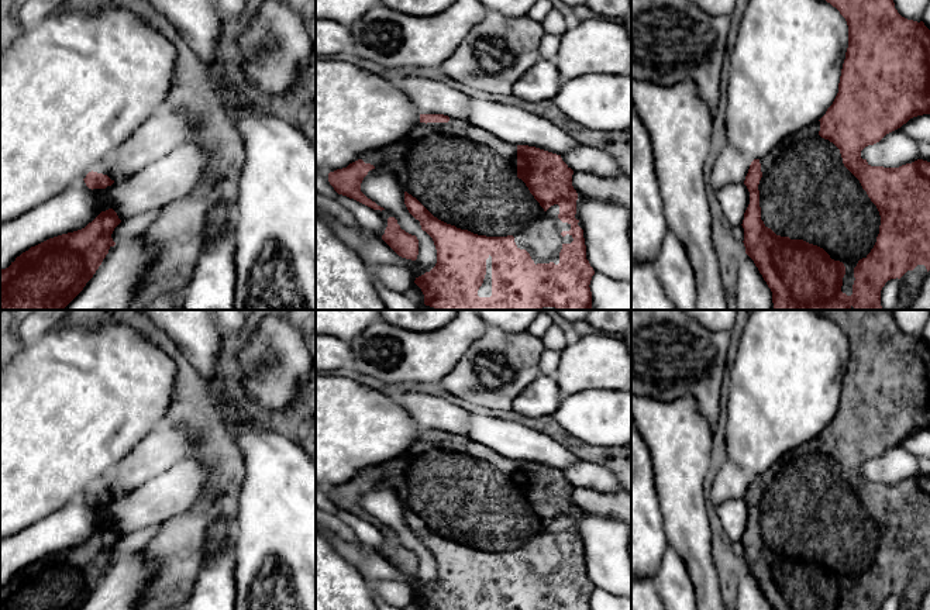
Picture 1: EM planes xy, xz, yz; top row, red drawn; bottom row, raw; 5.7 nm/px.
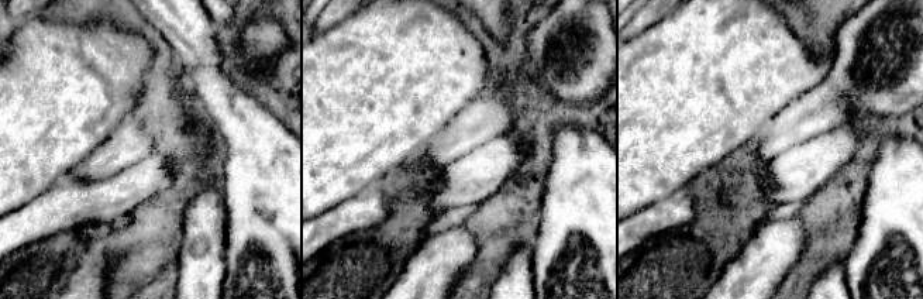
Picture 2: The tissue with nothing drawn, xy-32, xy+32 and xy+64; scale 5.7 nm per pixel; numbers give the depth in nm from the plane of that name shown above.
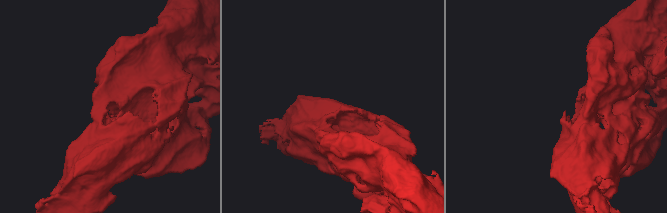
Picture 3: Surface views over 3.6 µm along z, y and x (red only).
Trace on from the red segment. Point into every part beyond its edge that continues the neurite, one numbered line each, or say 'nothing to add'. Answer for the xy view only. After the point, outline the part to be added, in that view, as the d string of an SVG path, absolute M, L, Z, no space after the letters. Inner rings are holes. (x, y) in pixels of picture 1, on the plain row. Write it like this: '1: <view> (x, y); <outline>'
nothing to add

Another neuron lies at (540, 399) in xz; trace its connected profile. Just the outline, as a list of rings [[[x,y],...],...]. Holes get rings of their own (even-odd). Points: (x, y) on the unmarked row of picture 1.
[[[540,375],[514,399],[513,410],[530,418],[548,417],[555,413],[561,397],[555,378]]]

